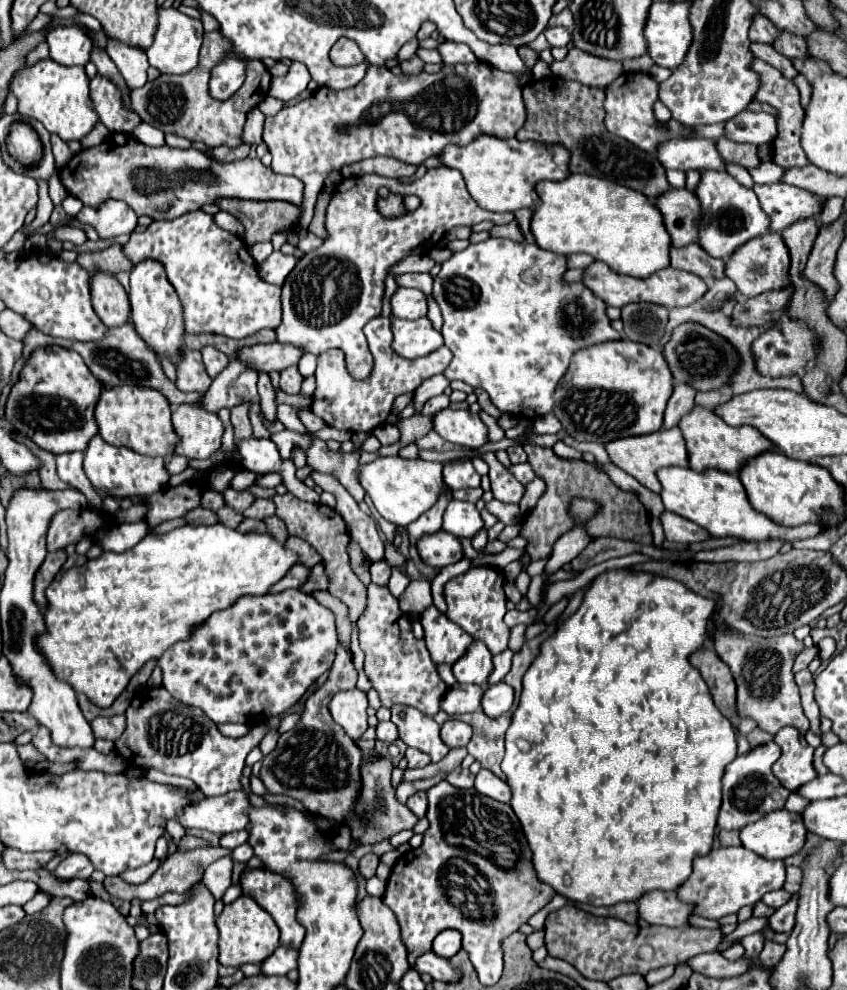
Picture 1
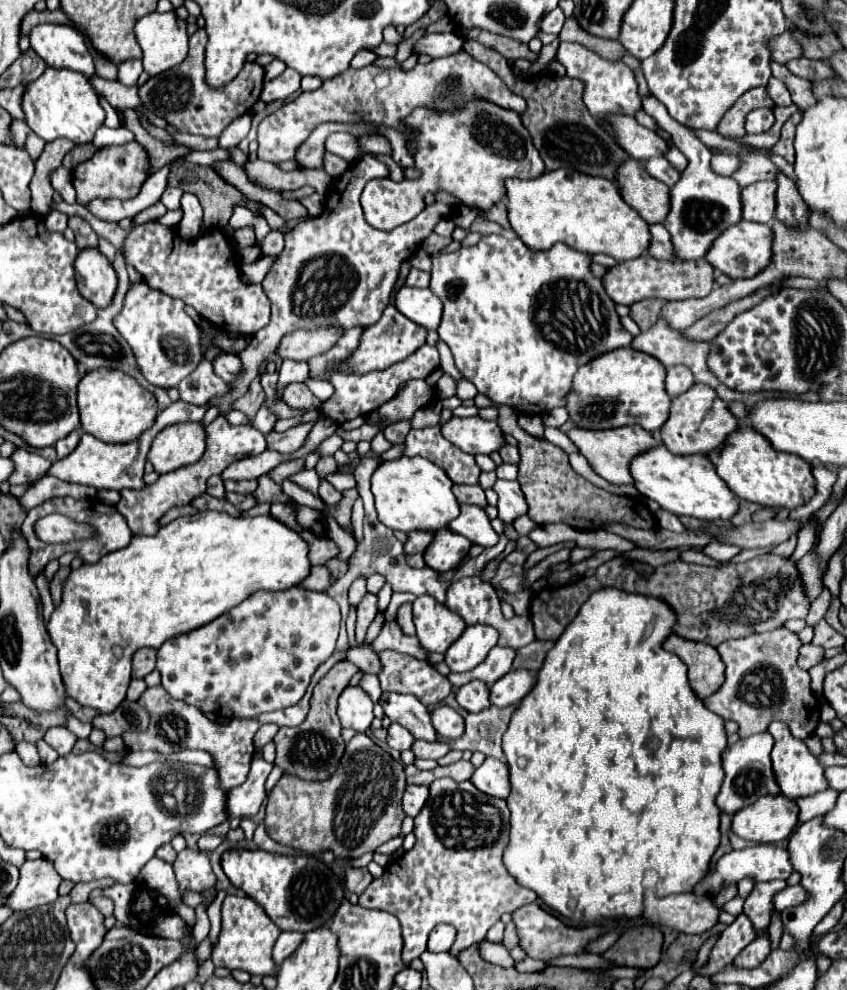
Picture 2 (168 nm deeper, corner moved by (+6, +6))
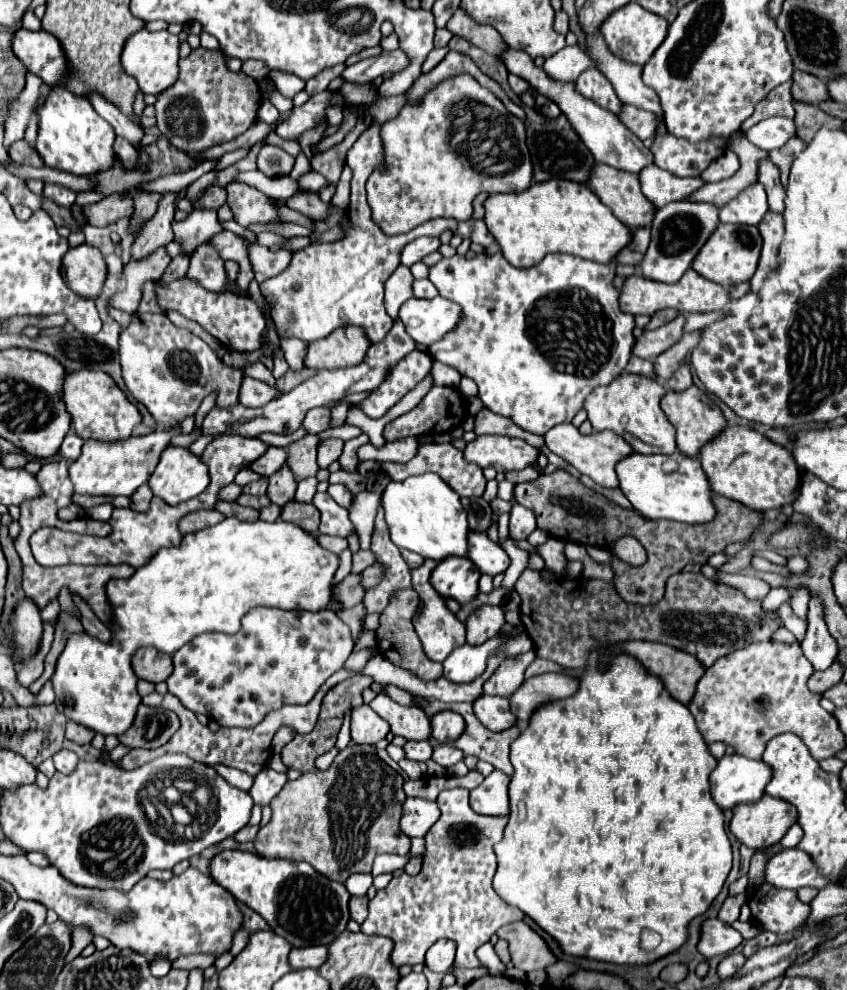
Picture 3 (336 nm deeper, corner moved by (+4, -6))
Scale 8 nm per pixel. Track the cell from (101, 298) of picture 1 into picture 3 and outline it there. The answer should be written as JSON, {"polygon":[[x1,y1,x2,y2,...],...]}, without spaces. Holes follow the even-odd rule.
{"polygon":[[84,243,70,249,68,257,64,257,64,279,68,287,84,299,96,299,102,293,106,275,104,257,96,247]]}

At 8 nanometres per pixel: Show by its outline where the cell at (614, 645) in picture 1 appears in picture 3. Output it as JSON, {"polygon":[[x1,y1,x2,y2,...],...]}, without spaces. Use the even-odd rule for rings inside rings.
{"polygon":[[612,645,594,649,588,659,582,675,578,677,578,691,564,701,546,701,530,717,528,727,510,743,510,761,514,765,514,775,510,783,510,819,504,829,504,837,496,843,494,851,498,855,498,871,494,875,494,891,510,905,516,905,528,917,532,917,544,931,548,931,568,955,590,957,612,963,632,963,644,965,658,957,664,957,676,951,686,941,686,927,696,917,702,915,710,903,720,893,730,869,732,869,732,849,728,835,724,831,724,815,710,795,710,773,716,767,704,737,696,729,690,709,676,701,668,691,664,681,658,675,650,675,648,669,636,661,632,655,612,653,606,667,602,669,600,657,608,653],[652,929,658,931,662,941,656,949,644,951,640,947,640,931]]}

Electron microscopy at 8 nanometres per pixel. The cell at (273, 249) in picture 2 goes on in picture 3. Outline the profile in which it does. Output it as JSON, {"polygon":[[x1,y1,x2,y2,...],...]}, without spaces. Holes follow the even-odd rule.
{"polygon":[[240,237,246,245,246,251,248,251,248,259,252,263,252,269,254,269,254,279,258,283,270,279,272,275,278,275,282,269,288,267,290,263,290,257,292,253,290,251,272,251,272,249,266,249,266,247,260,247,258,243,250,243,248,239]]}

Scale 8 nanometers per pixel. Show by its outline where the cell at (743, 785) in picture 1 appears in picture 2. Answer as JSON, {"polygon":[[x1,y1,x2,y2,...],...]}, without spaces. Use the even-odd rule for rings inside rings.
{"polygon":[[760,733,760,735,740,739,734,745,728,745,726,753,722,753,724,781,722,781,722,789,716,797,716,805,720,807,720,811,734,815,738,809,754,803,756,799,760,799,764,795,780,793,774,771,772,771,772,761,770,761,772,743,774,743,774,739,770,733]]}

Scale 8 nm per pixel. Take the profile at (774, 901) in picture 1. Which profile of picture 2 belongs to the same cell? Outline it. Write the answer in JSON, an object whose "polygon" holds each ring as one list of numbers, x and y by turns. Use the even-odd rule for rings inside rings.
{"polygon":[[794,885,794,887,786,887,784,891,776,893,774,897,774,905,778,911,784,911,788,907,796,907,802,905,808,899,808,891,804,891,802,885]]}

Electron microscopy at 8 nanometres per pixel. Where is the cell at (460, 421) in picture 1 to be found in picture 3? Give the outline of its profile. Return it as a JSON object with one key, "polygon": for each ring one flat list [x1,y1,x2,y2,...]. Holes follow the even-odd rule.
{"polygon":[[478,435,474,441,466,443,464,459,480,467,494,467,496,471,524,469,534,463,538,449,522,439,504,435]]}

